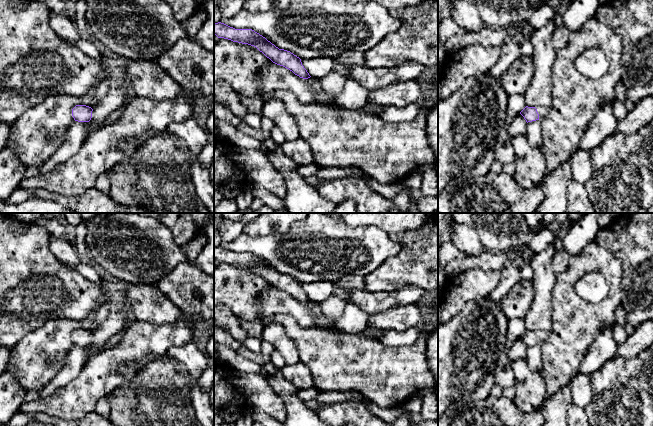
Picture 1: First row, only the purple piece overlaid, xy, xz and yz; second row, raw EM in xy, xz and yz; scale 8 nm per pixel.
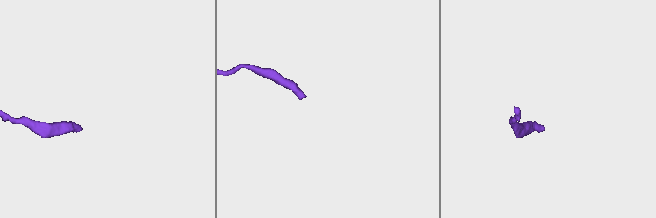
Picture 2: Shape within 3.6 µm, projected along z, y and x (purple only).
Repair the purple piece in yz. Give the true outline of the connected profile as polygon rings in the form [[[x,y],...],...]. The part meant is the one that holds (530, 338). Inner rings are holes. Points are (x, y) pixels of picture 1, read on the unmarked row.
[[[526,330],[520,338],[524,341],[526,346],[532,346],[536,344],[542,344],[549,337],[550,332],[547,331],[528,331]]]

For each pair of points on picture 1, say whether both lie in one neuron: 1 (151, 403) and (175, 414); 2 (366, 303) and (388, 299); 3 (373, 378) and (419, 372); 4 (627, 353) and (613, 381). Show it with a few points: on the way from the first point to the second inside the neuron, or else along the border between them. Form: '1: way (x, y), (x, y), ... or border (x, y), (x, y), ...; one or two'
1: way (157, 403), (163, 403), (169, 409); one
2: way (371, 302), (383, 300); one
3: way (384, 375), (408, 372); one
4: border (642, 351), (629, 358), (613, 358); two

